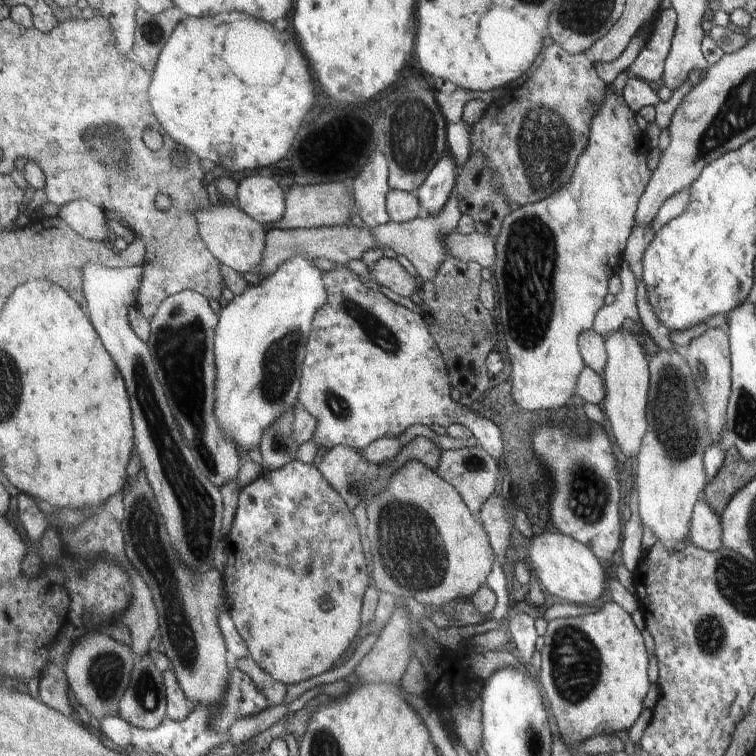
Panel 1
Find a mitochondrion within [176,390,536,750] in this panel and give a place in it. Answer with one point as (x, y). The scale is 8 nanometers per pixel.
(408, 545)

